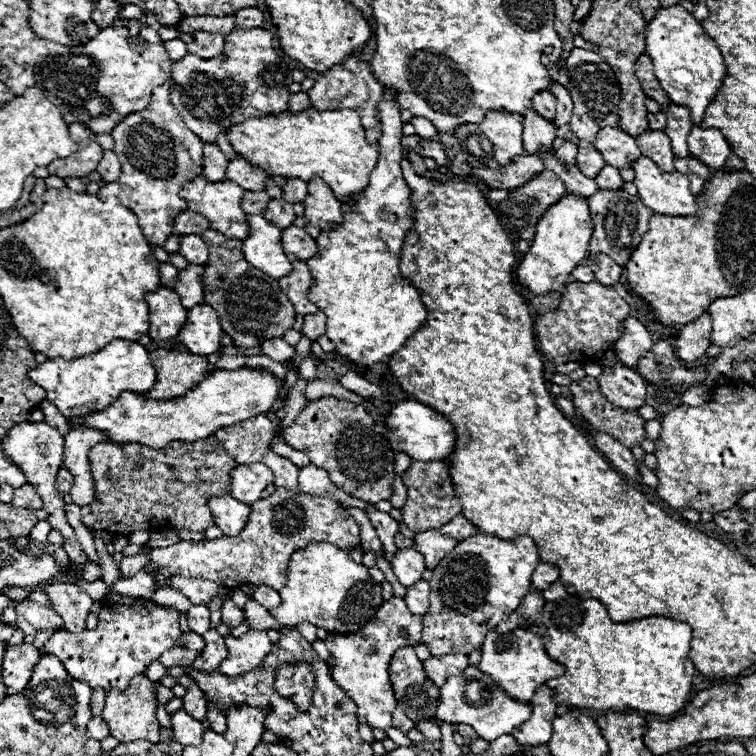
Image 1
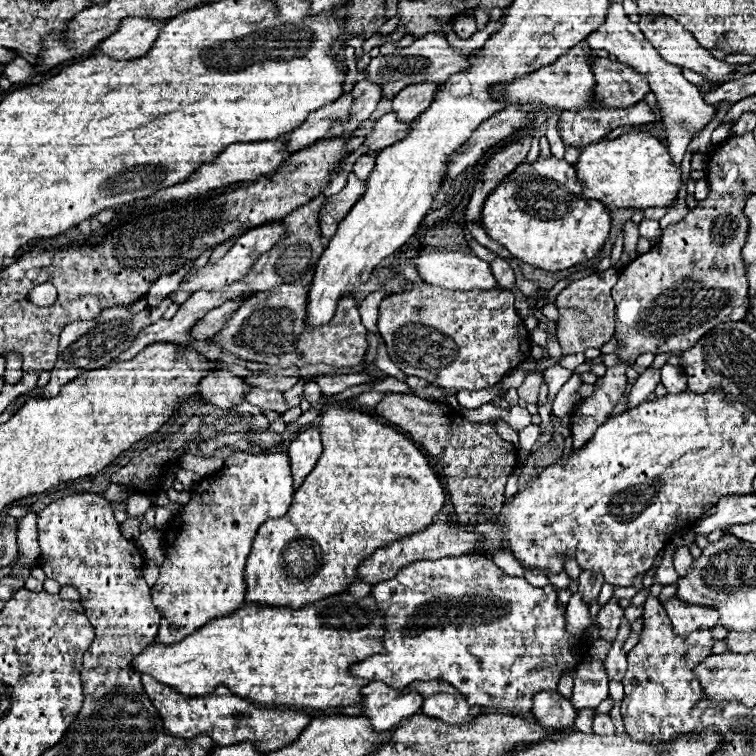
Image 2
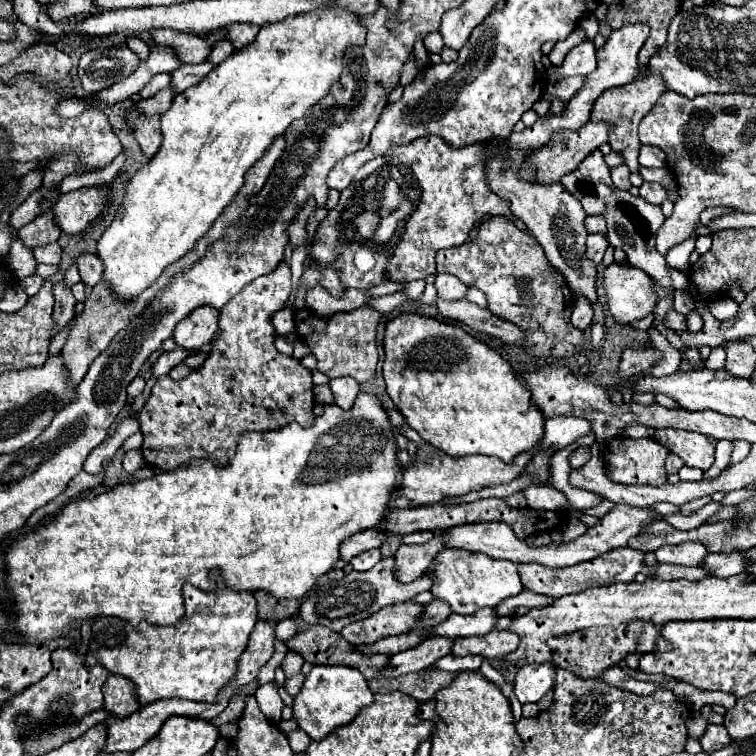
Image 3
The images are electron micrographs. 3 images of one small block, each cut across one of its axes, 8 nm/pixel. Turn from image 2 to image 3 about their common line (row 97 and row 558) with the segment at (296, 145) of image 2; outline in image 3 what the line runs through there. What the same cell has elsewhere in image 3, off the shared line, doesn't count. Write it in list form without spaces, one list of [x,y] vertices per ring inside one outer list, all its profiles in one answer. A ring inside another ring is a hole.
[[[372,528],[372,530],[364,530],[348,540],[344,540],[342,548],[340,548],[340,558],[350,562],[350,558],[354,558],[356,554],[370,550],[370,548],[380,548],[382,542],[386,540],[388,532],[384,532],[382,528]]]

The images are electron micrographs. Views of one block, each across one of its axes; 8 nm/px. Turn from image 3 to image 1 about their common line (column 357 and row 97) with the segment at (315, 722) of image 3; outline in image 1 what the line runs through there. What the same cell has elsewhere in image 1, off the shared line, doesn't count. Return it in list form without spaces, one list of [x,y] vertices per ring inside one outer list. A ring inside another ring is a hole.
[[[682,6],[660,8],[646,30],[646,54],[652,58],[654,74],[670,96],[670,102],[690,108],[694,126],[698,126],[726,78],[726,62],[716,42],[704,34],[698,20]]]

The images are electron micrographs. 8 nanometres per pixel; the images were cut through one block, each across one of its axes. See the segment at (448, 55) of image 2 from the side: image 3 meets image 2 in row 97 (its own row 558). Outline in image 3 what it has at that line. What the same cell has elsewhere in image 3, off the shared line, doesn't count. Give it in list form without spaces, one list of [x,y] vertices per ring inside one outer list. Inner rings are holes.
[[[382,558],[372,570],[350,572],[342,580],[334,580],[334,582],[316,586],[312,590],[312,594],[308,594],[304,598],[304,602],[300,606],[300,616],[308,624],[322,624],[334,632],[340,632],[344,626],[348,626],[356,620],[364,620],[384,606],[412,600],[420,592],[428,590],[428,586],[432,586],[432,578],[428,578],[428,574],[422,574],[420,578],[416,578],[416,582],[410,582],[410,584],[400,582],[394,574],[394,564],[396,564],[394,558]]]

